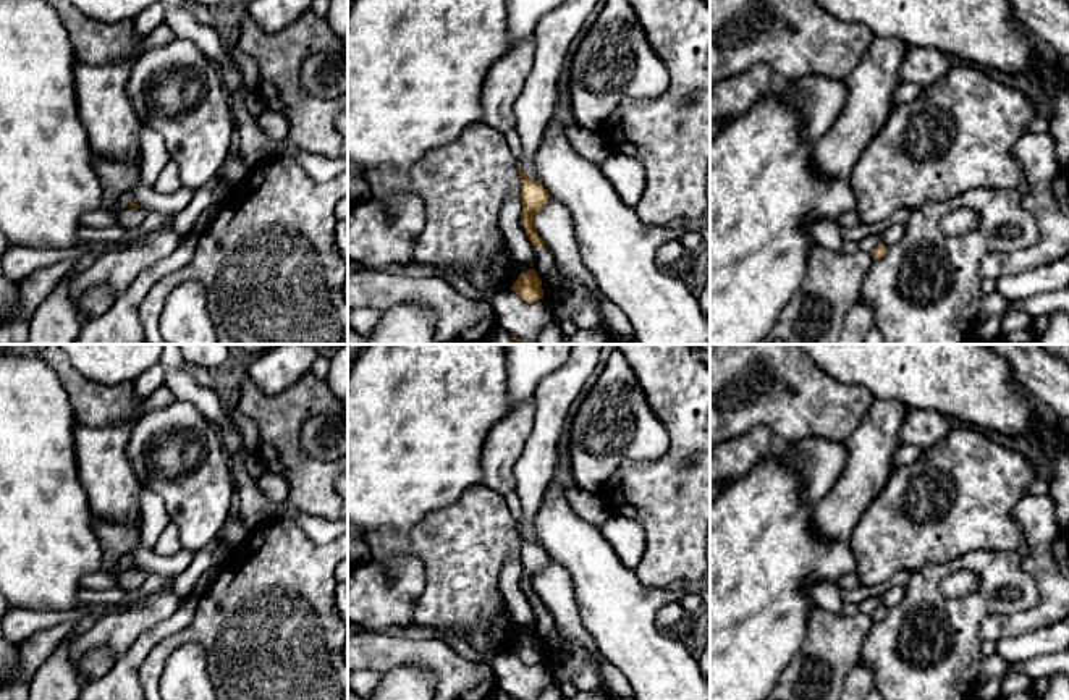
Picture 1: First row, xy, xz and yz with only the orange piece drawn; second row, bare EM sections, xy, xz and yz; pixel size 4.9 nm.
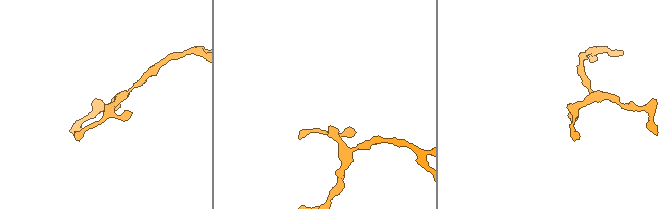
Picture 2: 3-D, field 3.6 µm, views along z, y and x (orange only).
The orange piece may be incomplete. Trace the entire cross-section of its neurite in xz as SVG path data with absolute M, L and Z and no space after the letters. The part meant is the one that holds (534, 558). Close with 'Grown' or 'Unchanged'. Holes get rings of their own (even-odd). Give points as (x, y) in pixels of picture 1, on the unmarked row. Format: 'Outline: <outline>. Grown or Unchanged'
Outline: M518 527L518 535L521 540L521 566L522 566L522 585L527 600L532 608L545 608L545 603L534 592L534 579L547 566L550 555L542 548L540 543L529 542L521 529Z. Unchanged

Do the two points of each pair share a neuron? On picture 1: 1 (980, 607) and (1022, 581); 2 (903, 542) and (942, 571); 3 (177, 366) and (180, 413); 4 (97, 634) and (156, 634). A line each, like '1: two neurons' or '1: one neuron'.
1: one neuron
2: two neurons
3: two neurons
4: two neurons

